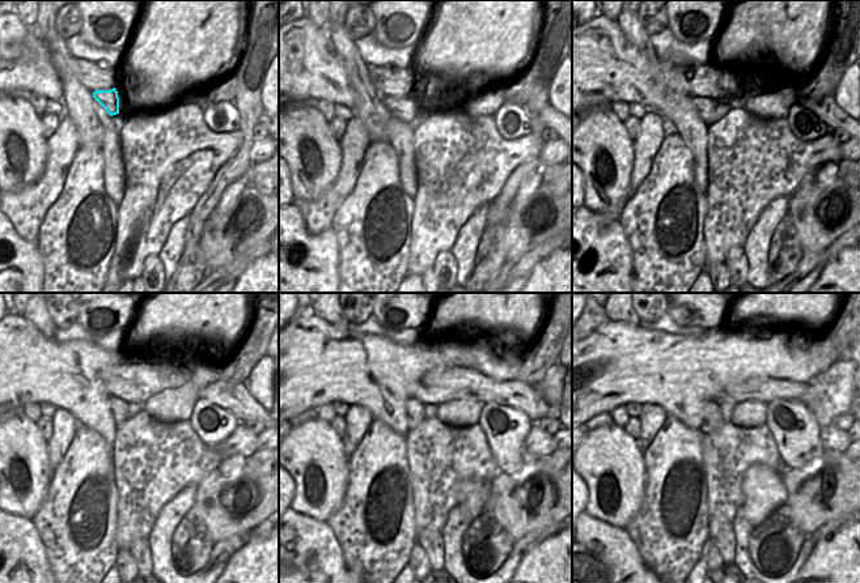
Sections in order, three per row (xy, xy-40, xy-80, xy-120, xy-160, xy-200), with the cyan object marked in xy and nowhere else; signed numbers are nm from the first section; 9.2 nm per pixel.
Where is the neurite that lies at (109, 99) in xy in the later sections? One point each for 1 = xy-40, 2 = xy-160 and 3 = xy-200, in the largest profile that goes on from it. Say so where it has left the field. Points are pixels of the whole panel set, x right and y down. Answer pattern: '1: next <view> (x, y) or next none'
1: next xy-40 (405, 109)
2: next xy-160 (414, 408)
3: next xy-200 (712, 420)

